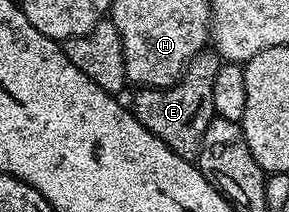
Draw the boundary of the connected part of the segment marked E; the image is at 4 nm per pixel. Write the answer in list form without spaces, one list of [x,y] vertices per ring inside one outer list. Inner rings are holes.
[[[213,49],[201,50],[187,63],[181,78],[170,87],[145,87],[135,90],[132,110],[140,125],[148,129],[168,149],[175,151],[180,157],[194,161],[200,153],[200,145],[204,141],[204,129],[215,119],[212,105],[212,81],[218,70],[222,68],[223,60]]]

